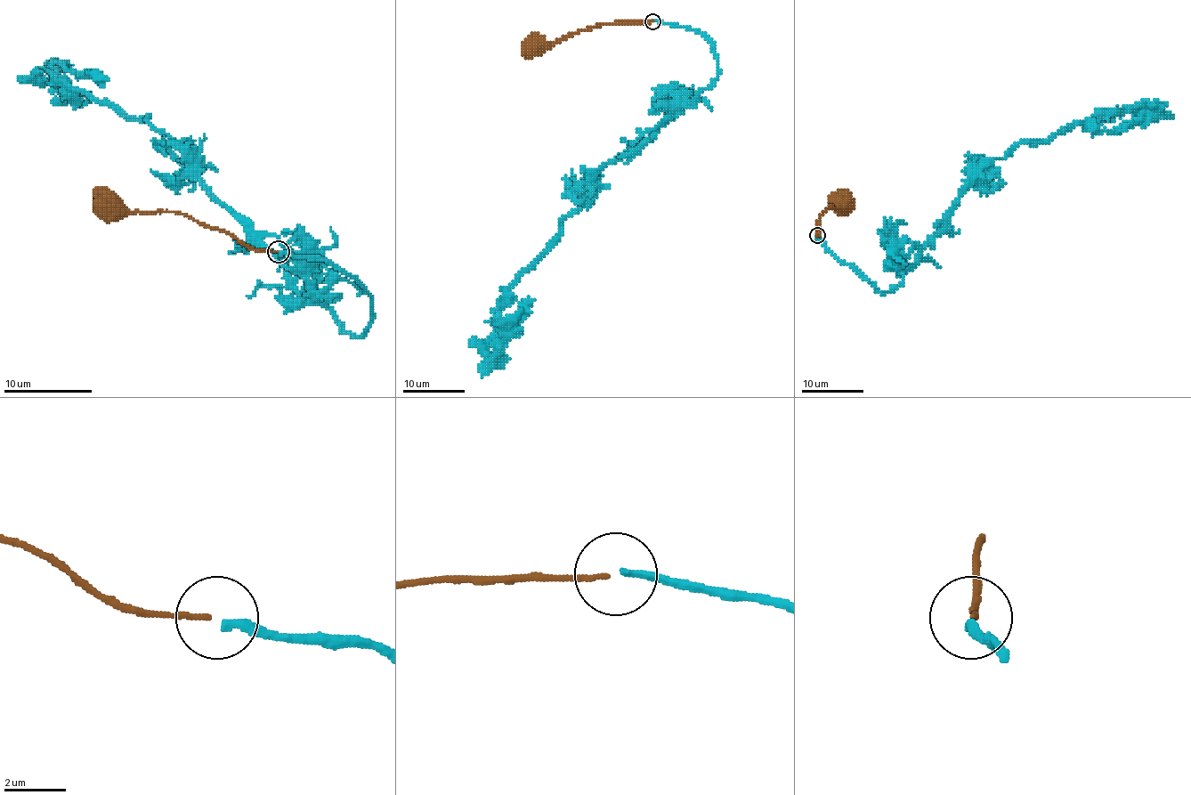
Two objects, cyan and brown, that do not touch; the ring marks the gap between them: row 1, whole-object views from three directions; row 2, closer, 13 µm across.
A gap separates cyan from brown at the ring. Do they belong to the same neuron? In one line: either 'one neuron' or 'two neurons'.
two neurons

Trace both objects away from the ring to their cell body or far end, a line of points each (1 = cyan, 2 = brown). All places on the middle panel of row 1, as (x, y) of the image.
1: (653, 21), (698, 30), (717, 78), (605, 164), (599, 187), (497, 310), (493, 356), (522, 308)
2: (652, 21), (597, 24), (546, 43), (540, 49), (522, 51)

